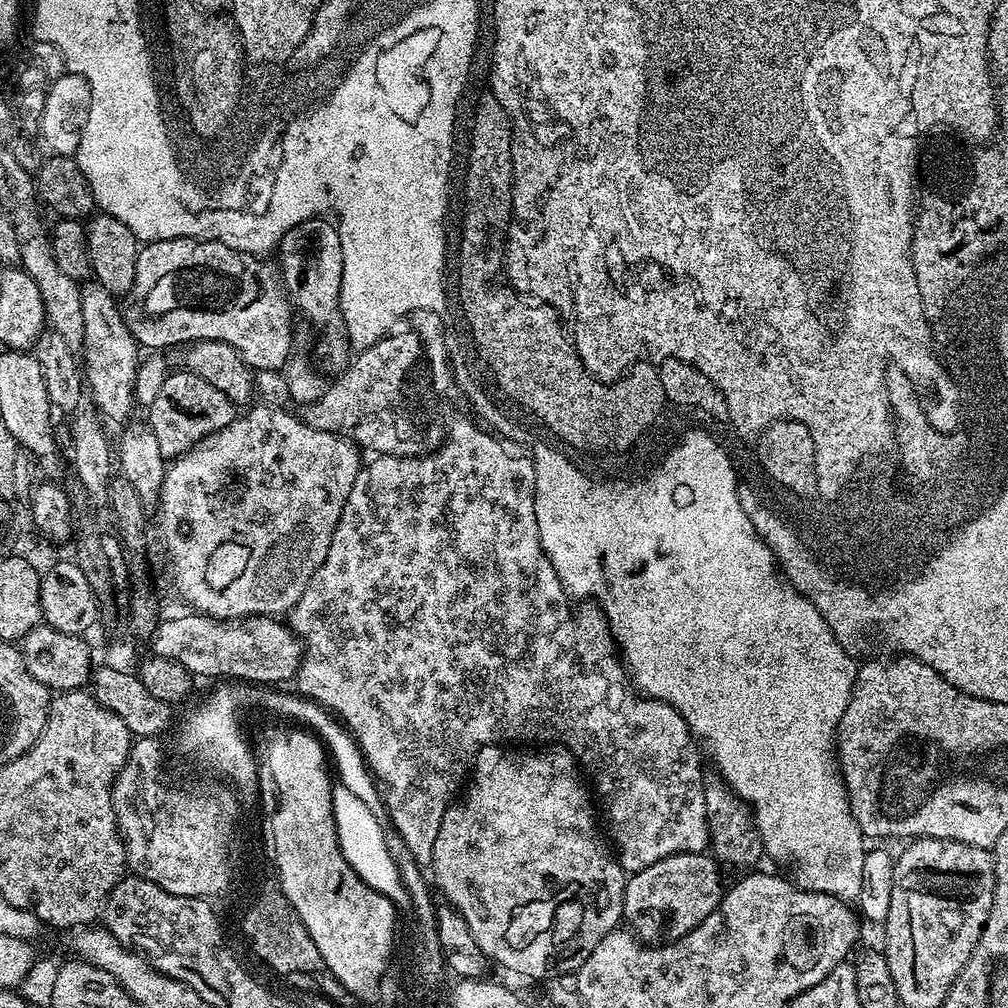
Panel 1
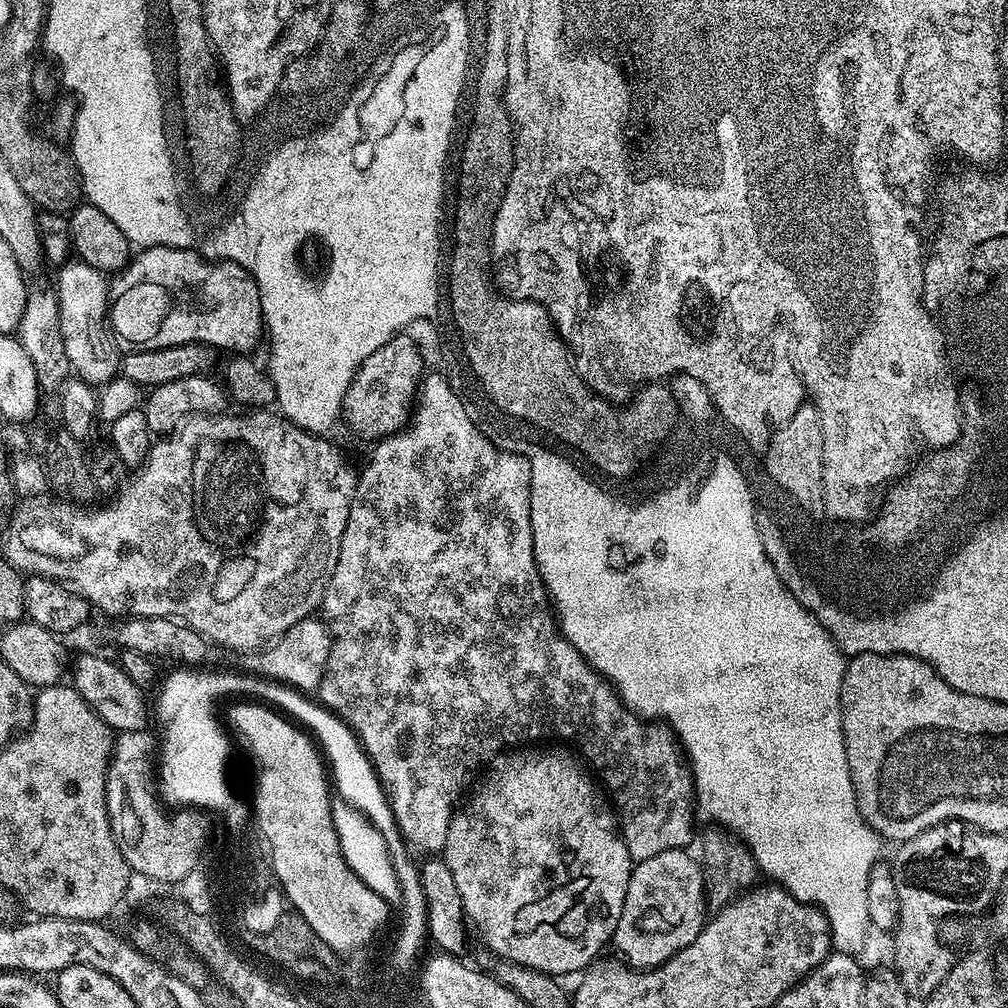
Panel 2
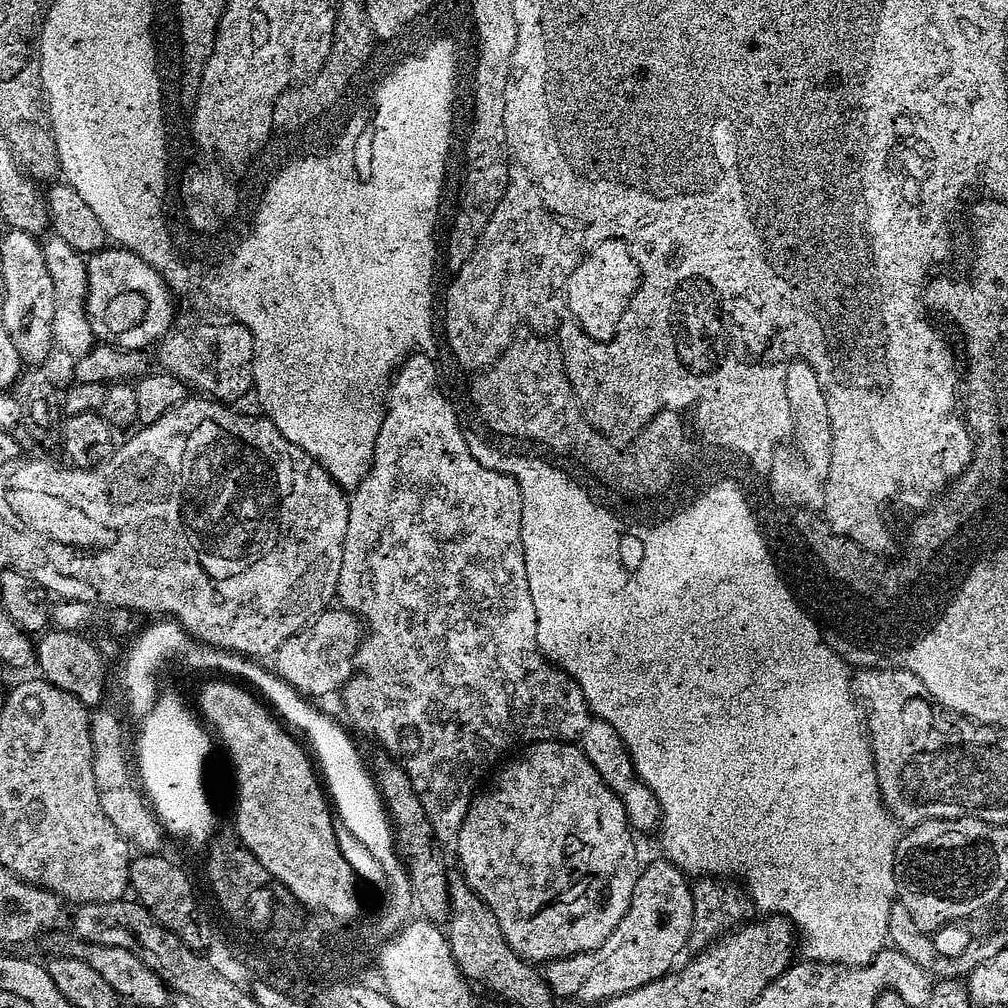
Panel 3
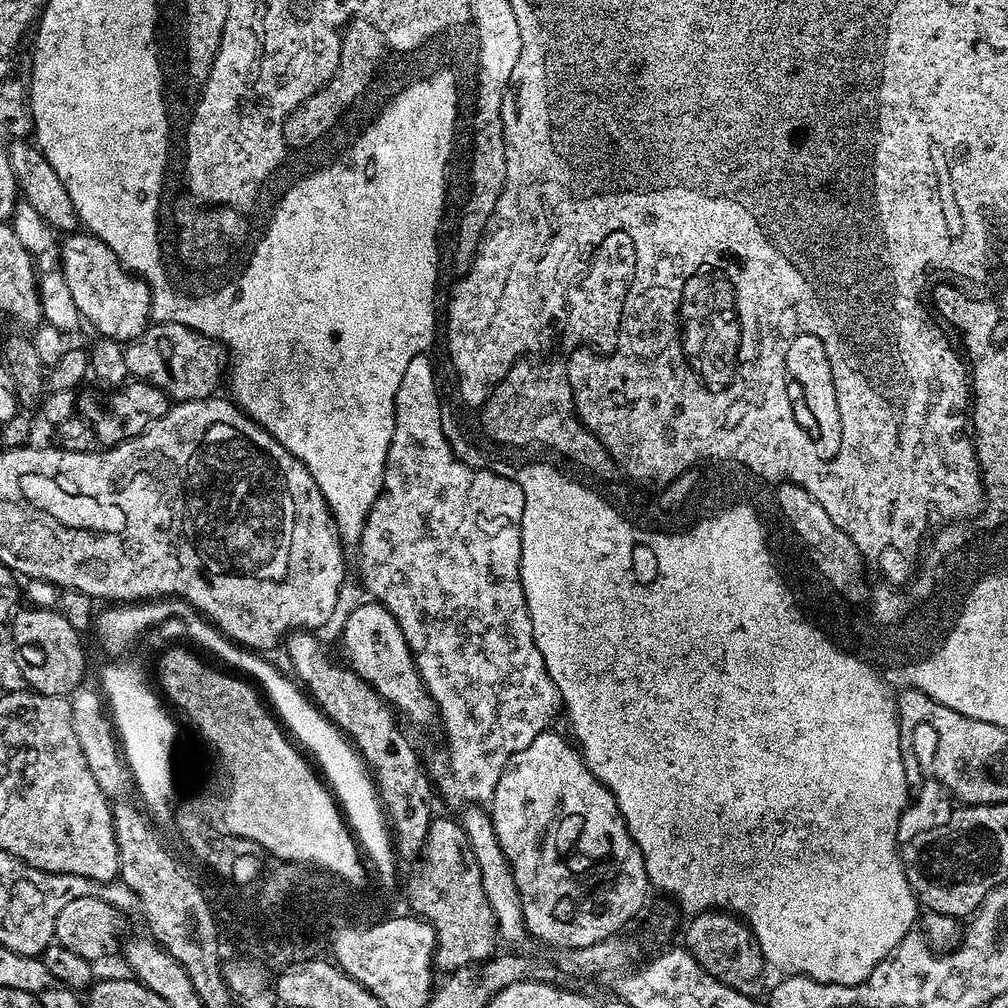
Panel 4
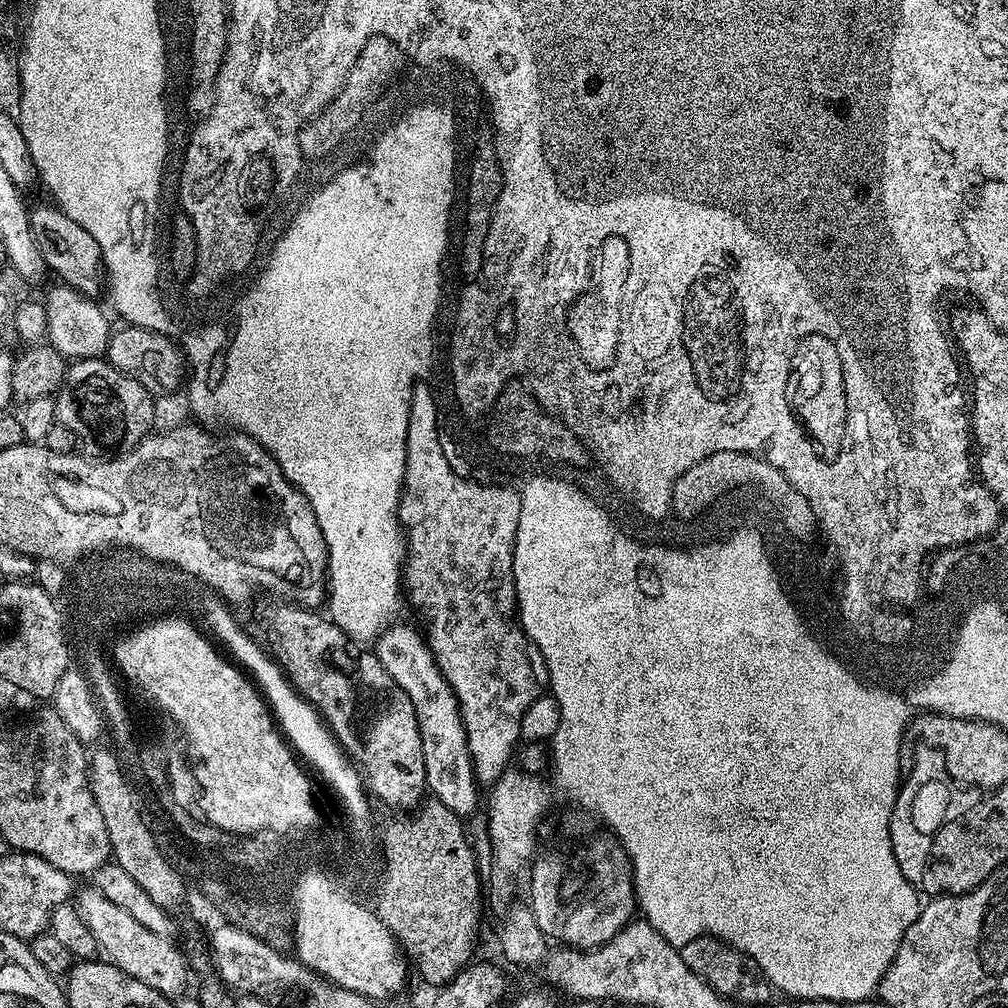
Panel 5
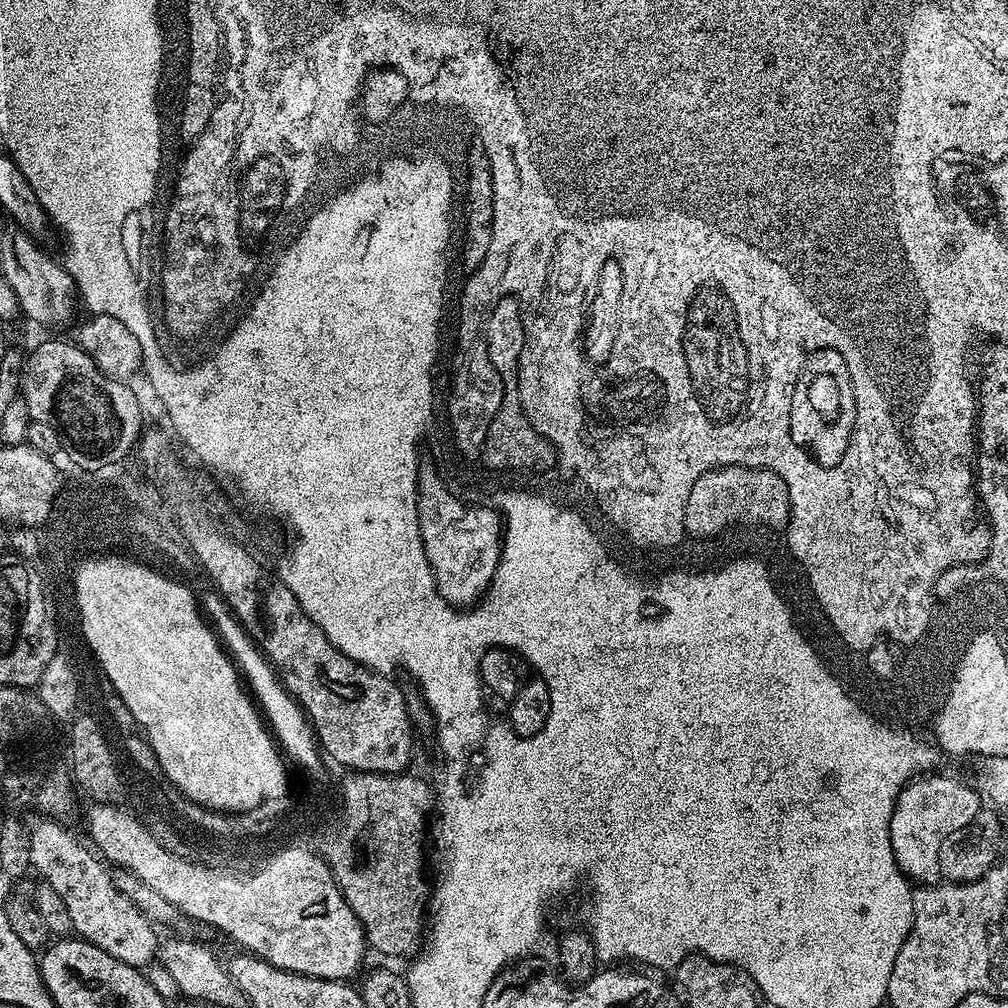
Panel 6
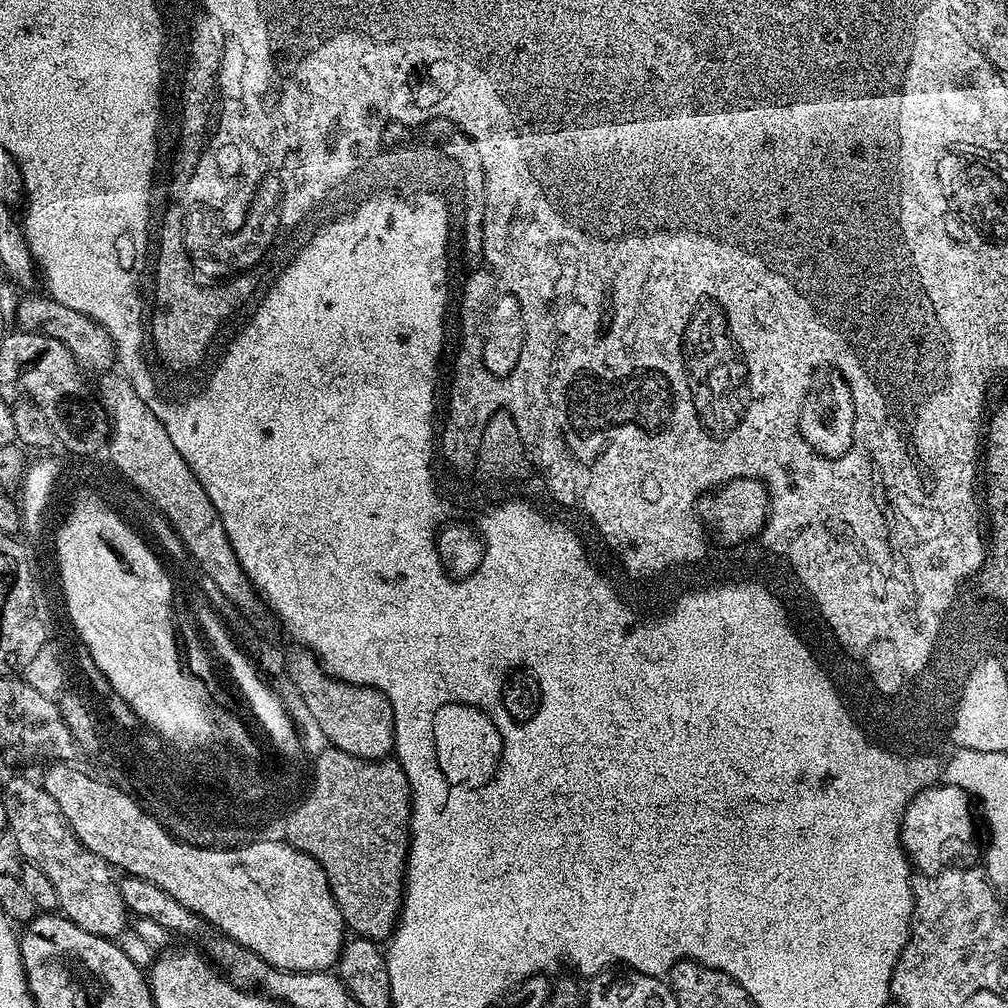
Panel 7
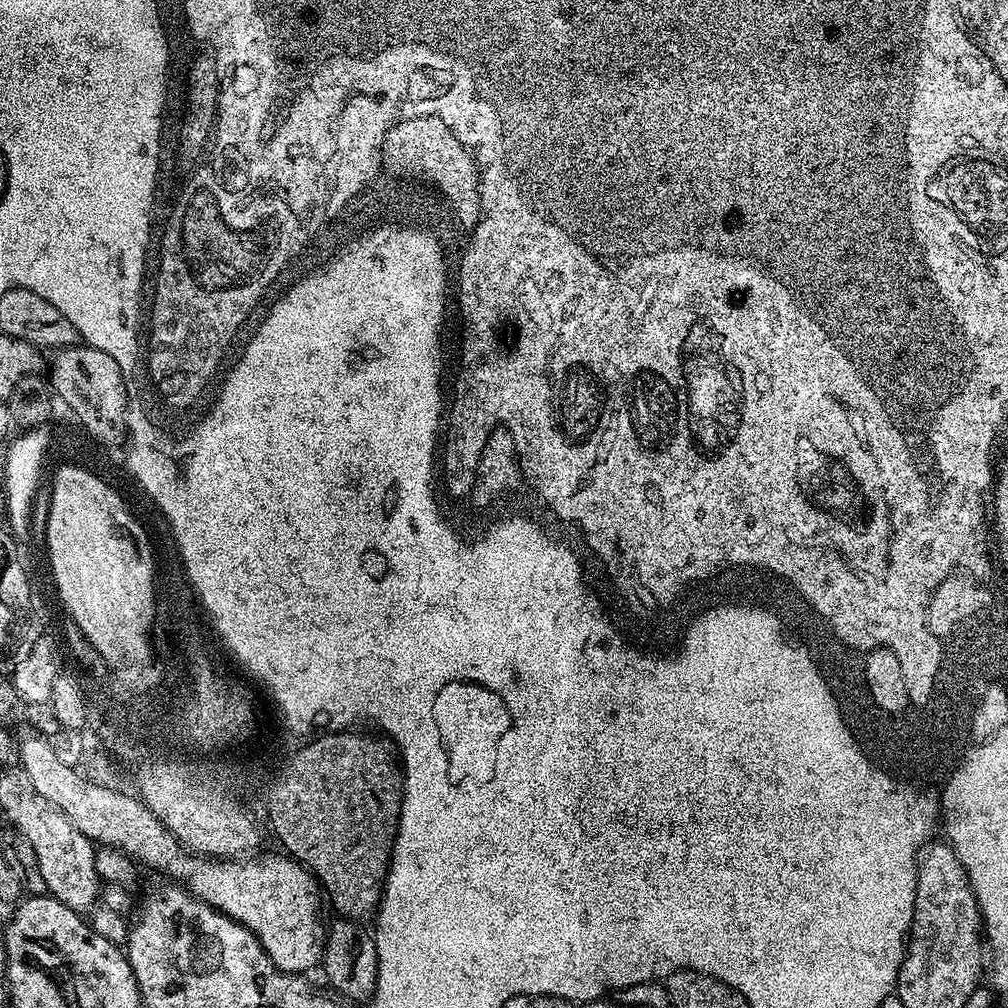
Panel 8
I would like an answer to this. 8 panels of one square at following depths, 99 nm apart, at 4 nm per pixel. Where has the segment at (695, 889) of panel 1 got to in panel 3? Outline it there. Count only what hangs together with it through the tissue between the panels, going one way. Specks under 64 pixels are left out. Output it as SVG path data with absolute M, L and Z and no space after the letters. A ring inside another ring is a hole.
M657 858L653 864L648 864L639 869L636 877L636 885L632 890L632 897L630 898L630 906L626 910L626 914L622 918L622 922L618 922L618 926L614 926L614 930L610 934L610 938L606 938L606 942L602 942L602 946L592 949L590 952L576 952L573 956L562 956L558 960L549 960L543 965L542 971L544 974L544 981L550 986L553 997L560 998L560 996L577 996L584 1004L592 1004L592 1006L599 1005L602 1000L609 1000L611 996L621 996L634 988L640 988L643 984L649 984L654 980L659 980L661 976L667 976L669 972L673 971L676 959L680 956L680 951L688 944L688 939L693 939L694 933L692 930L692 923L694 922L694 902L692 901L692 884L689 877L677 864L672 864L663 858Z

